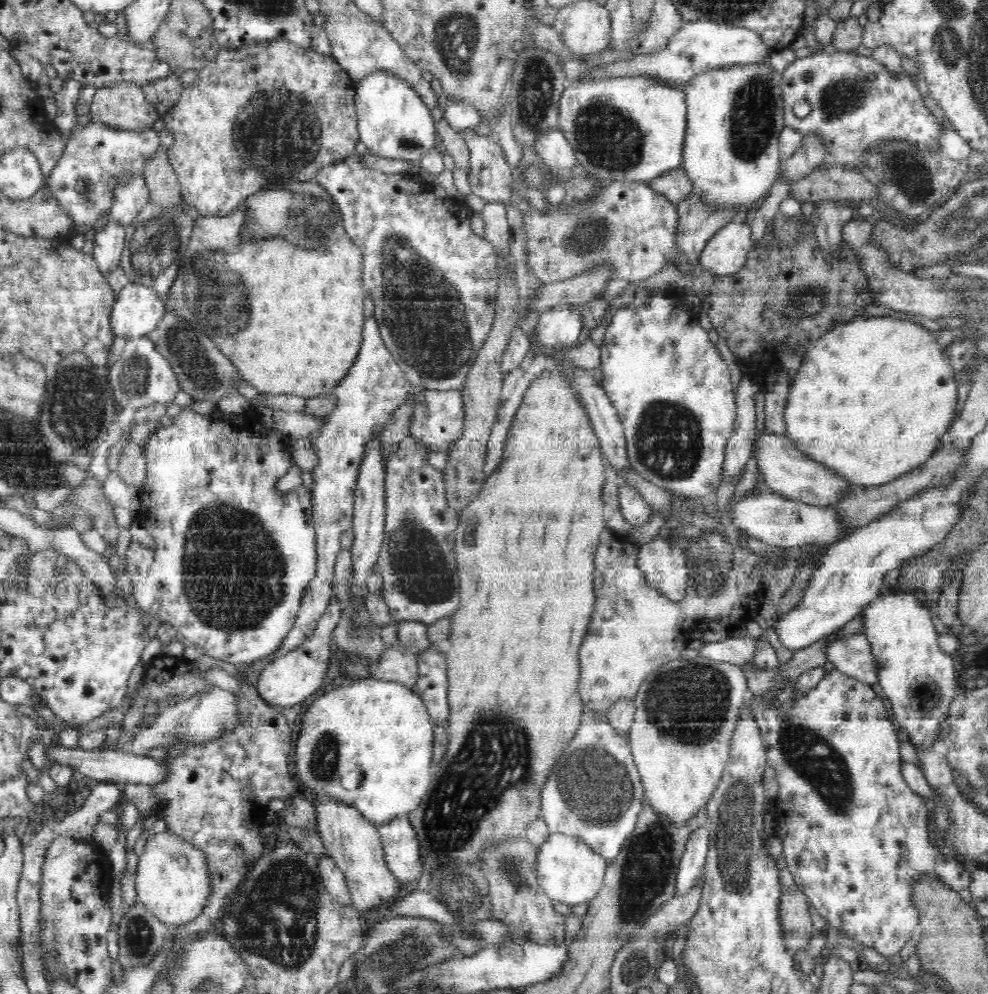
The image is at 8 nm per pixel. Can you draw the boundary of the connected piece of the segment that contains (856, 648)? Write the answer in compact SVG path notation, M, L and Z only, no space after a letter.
M862 633L831 640L826 648L826 660L861 683L873 685L878 682L878 662L870 641Z

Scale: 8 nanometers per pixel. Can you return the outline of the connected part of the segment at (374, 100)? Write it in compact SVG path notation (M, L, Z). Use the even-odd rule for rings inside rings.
M374 71L359 80L355 87L355 109L359 140L375 156L415 162L421 161L436 146L431 109L408 82L388 71Z

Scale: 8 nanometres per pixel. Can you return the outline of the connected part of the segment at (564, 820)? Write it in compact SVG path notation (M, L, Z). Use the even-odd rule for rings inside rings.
M584 708L579 725L577 726L577 729L574 730L574 736L570 738L569 743L562 751L560 758L558 758L556 766L552 767L552 772L550 772L548 778L546 778L545 783L543 784L539 800L541 800L541 816L545 820L550 833L568 834L570 836L579 837L586 842L594 852L599 856L604 857L606 863L612 864L615 858L622 854L628 840L633 837L634 830L636 830L638 816L642 812L642 804L646 801L638 767L636 767L633 761L633 752L631 751L629 743L629 734L620 734L618 733L618 730L614 730L614 726L610 725L610 722L608 722L607 714L594 713L592 709Z

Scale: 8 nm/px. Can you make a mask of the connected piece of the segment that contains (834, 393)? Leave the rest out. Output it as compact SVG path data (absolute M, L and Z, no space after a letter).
M859 316L826 331L826 334L823 334L810 347L810 350L807 350L794 382L789 388L789 398L784 410L787 429L785 436L792 439L802 453L810 455L810 458L816 459L826 466L830 466L830 469L842 474L846 481L850 481L850 484L862 488L878 486L902 477L902 474L908 474L912 470L918 469L930 459L930 456L933 456L934 450L938 448L940 438L946 437L951 425L957 419L956 406L958 406L958 384L952 364L948 354L934 340L934 334L930 330L926 330L924 326L920 326L916 322L896 320L896 318L890 318L890 316L874 316L874 318L866 319Z

